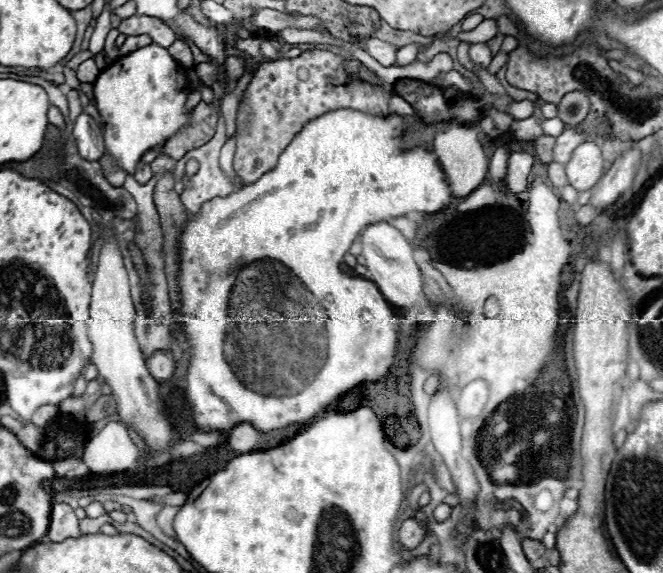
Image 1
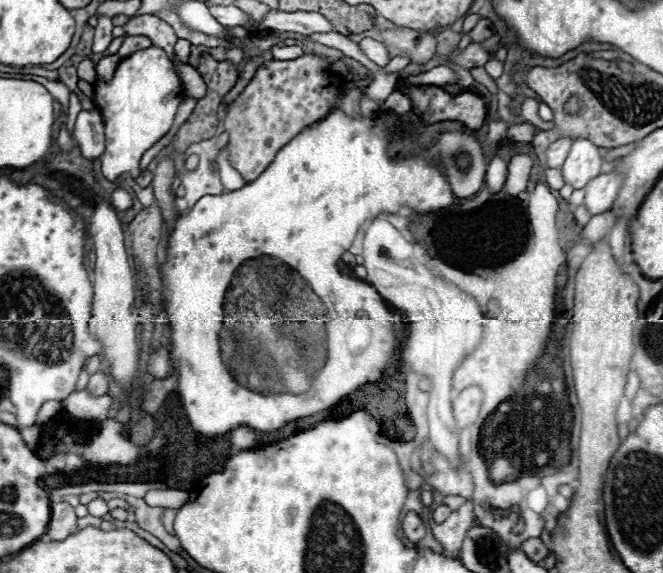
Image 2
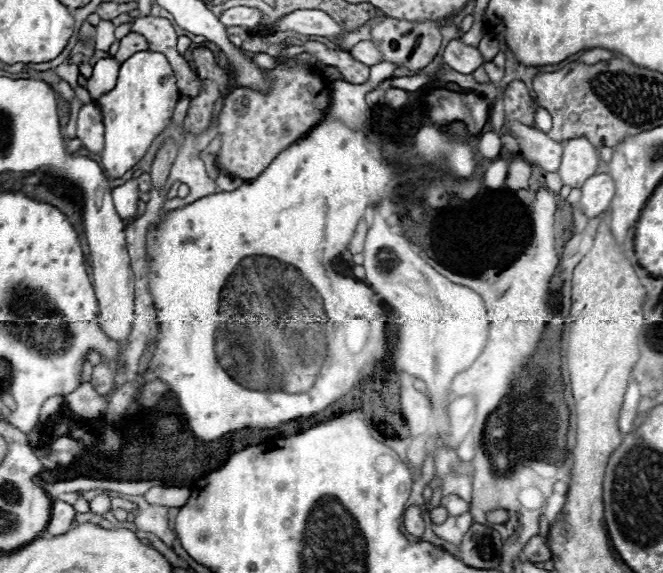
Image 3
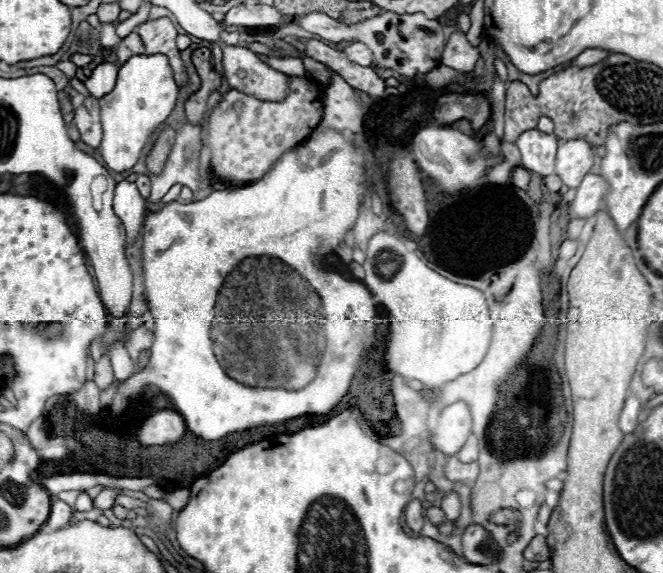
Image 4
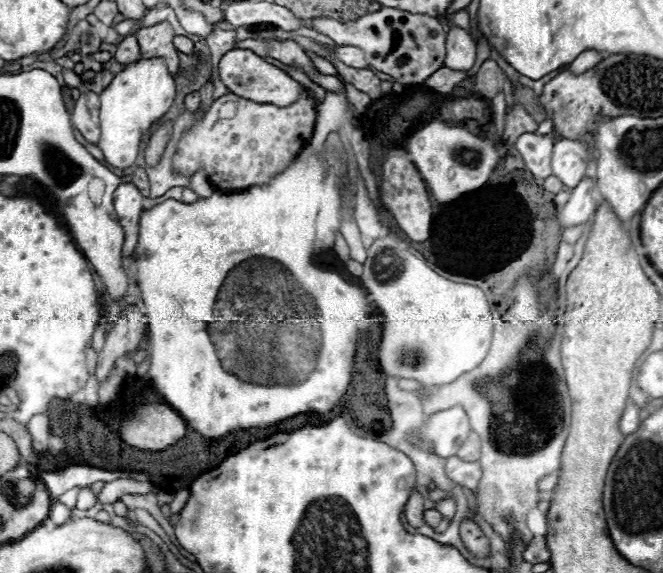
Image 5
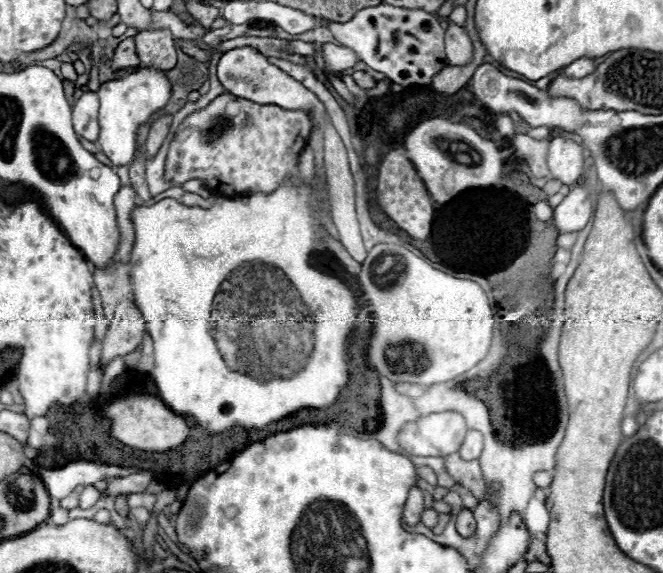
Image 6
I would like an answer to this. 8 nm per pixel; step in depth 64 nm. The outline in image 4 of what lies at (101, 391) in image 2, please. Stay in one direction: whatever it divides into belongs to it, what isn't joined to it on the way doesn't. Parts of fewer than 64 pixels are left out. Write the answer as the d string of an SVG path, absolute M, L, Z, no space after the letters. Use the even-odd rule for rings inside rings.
M104 352L100 356L100 360L96 362L96 374L94 374L94 382L98 384L100 390L108 388L114 382L114 374L112 374L112 364L110 364L110 354Z

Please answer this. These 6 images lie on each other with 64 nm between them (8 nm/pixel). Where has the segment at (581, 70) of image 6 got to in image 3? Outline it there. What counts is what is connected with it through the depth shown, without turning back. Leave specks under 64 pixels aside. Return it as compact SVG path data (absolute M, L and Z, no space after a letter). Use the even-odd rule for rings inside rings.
M594 48L594 50L586 50L578 60L580 60L582 64L596 64L596 62L610 60L610 58L614 58L614 52L602 50L602 48Z

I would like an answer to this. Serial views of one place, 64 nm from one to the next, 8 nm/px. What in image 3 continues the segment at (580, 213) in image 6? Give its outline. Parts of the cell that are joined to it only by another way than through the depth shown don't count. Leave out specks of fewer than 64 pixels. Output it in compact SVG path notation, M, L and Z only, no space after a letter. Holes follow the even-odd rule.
M594 174L582 186L582 196L578 202L578 210L588 218L596 218L608 210L608 204L614 196L614 184L608 174Z

